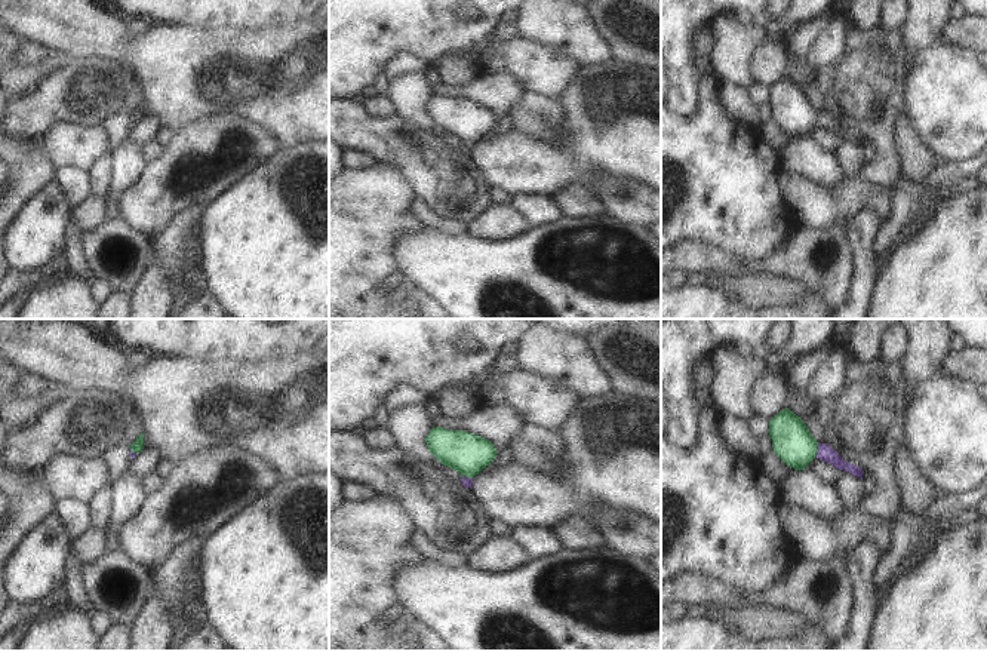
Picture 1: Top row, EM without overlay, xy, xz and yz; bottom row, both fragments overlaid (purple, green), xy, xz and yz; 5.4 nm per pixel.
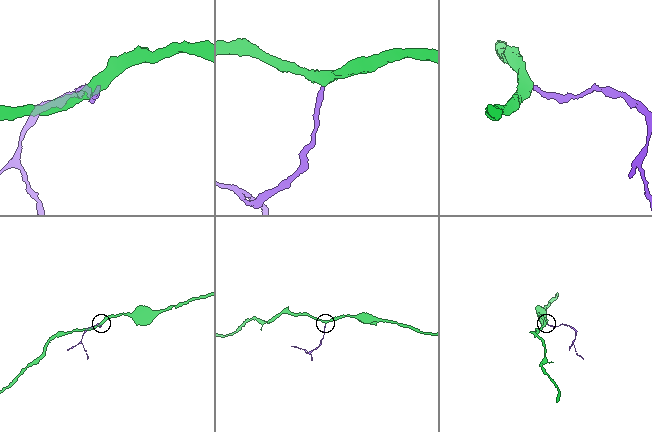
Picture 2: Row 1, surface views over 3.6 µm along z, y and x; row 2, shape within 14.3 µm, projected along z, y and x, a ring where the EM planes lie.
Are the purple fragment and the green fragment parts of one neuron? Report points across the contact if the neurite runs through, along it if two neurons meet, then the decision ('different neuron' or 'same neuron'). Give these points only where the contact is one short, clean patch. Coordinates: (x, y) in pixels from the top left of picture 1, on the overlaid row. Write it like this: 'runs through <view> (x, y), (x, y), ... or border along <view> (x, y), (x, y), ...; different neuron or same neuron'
runs through yz (826, 453), (818, 450), (799, 448), (793, 442); same neuron

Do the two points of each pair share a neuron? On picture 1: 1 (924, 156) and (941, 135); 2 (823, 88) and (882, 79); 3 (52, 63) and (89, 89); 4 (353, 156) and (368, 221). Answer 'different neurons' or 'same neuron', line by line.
1: different neurons
2: same neuron
3: different neurons
4: different neurons

